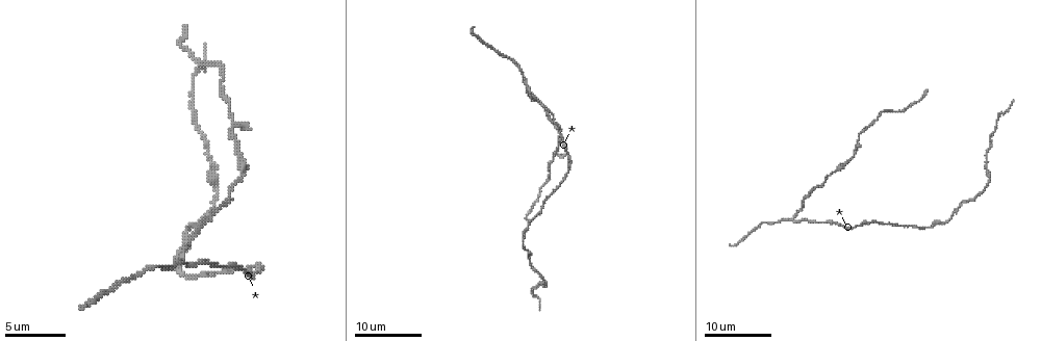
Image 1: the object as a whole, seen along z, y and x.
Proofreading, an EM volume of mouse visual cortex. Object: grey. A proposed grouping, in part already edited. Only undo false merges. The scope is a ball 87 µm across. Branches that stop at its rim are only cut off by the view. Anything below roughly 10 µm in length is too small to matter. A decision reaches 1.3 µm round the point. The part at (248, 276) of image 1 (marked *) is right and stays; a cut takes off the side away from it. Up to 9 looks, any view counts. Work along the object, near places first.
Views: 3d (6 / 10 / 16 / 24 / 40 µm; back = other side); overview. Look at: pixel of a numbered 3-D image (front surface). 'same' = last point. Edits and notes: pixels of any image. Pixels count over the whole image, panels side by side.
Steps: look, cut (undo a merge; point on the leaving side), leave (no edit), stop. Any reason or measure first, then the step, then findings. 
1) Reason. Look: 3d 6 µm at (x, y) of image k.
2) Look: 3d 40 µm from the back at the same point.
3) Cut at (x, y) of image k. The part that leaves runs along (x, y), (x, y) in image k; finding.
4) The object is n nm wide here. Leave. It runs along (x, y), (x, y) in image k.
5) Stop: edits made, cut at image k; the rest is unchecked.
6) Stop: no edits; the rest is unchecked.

A narrow waist. Look: 3d 24 µm at (825, 222) of image 1.

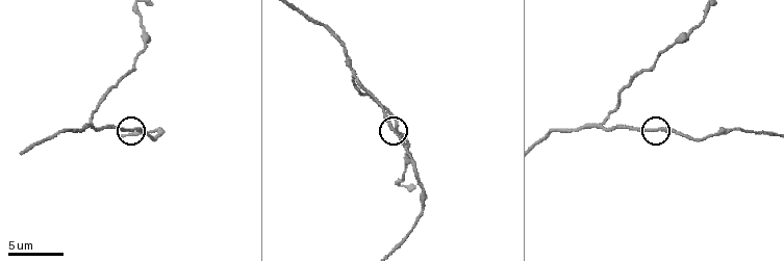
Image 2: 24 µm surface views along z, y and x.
Look: 3d 10 µm at (133, 130) of image 2.

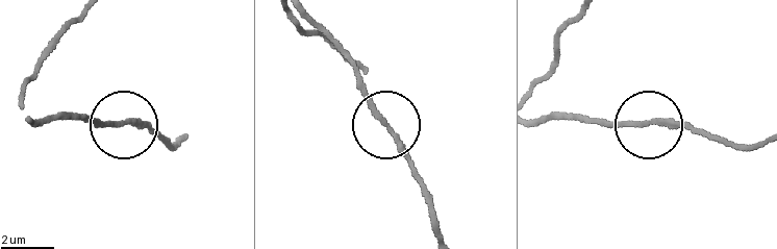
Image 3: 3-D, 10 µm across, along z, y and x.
Leave. It runs along (165, 144), (144, 124), (93, 124) in image 3; all the same cell.

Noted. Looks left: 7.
Side arm on a straight run. Look: 3d 6 µm at (602, 121) of image 2.

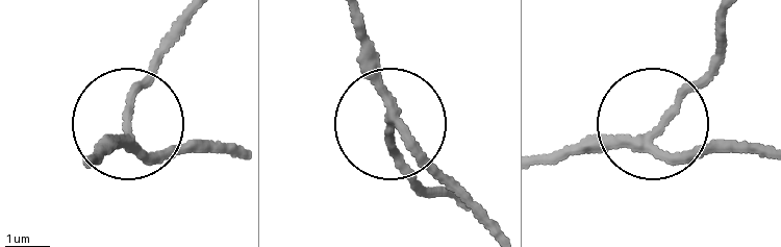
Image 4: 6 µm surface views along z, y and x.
The object is 180 nm wide here. Leave. One cell here.

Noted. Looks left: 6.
Look: 3d 16 µm at (531, 260) of image 1.

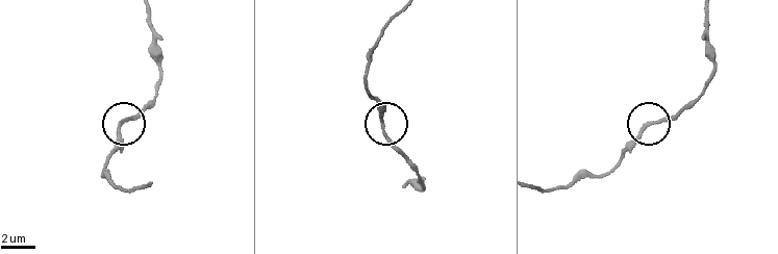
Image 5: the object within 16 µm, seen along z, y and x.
Look: 3d 10 µm at (120, 124) of image 5.

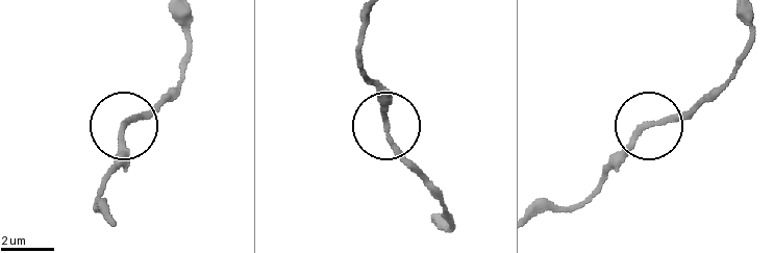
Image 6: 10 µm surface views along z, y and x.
The object is 180 nm wide here. Leave. It runs along (538, 213), (578, 205), (639, 133), (685, 118), (710, 100) in image 6; one cell here.

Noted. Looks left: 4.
Thick turns thin. Look: 3d 16 µm at (988, 178) of image 1.

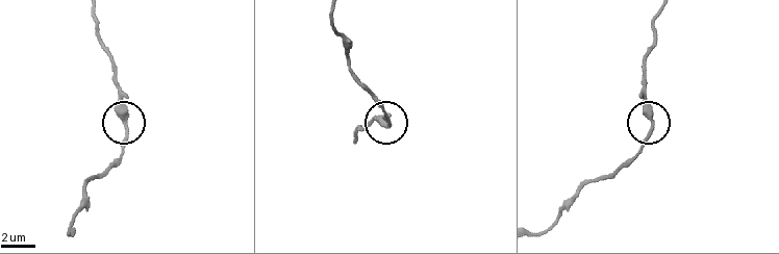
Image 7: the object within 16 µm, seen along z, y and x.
Look: 3d 10 µm at (388, 123) of image 7.

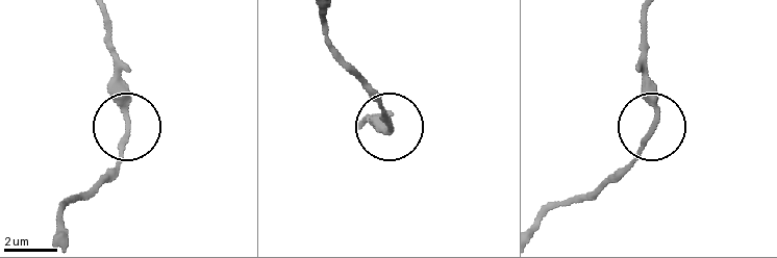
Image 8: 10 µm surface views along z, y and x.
Leave. It runs along (55, 227), (59, 209), (120, 153), (129, 93), (116, 48) in image 8; all the same cell.

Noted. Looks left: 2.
Stop: no edits; the rest is unchecked.

